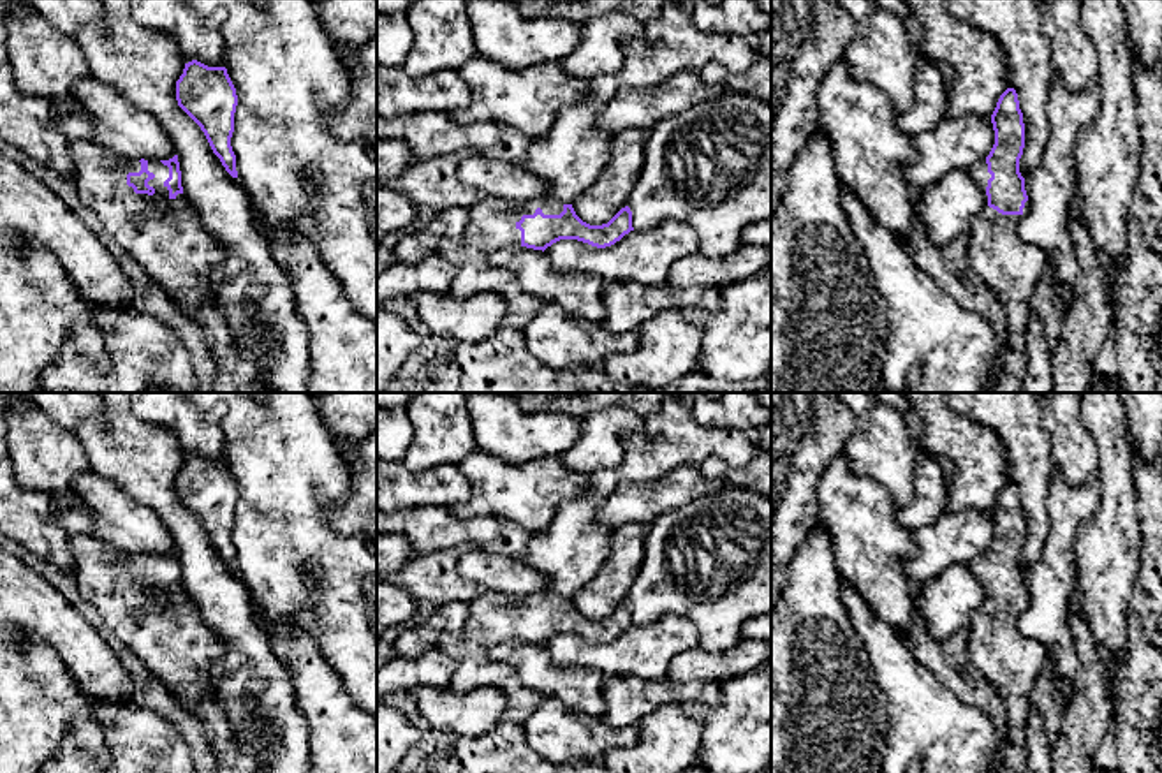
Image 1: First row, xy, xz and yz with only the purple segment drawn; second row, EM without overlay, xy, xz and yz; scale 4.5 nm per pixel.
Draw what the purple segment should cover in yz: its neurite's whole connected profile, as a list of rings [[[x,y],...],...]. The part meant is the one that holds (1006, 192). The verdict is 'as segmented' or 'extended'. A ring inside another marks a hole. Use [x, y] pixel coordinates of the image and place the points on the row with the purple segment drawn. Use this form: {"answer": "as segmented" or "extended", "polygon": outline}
{"answer": "extended", "polygon": [[[1007,88],[991,114],[995,144],[989,155],[970,169],[975,185],[982,192],[982,208],[974,217],[968,229],[968,257],[972,271],[984,280],[1005,312],[1007,320],[1007,352],[1000,357],[1000,372],[991,393],[1018,393],[1028,364],[1028,352],[1023,336],[1032,315],[1030,299],[1048,264],[1048,254],[1018,236],[1018,225],[1028,213],[1028,195],[1025,178],[1019,173],[1019,158],[1025,148],[1025,123],[1019,109],[1018,93]]]}

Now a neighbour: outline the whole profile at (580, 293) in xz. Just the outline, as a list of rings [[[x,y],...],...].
[[[514,245],[495,252],[489,262],[511,273],[542,305],[556,303],[570,313],[599,324],[606,319],[602,299],[606,280],[599,275],[562,271],[542,250]]]

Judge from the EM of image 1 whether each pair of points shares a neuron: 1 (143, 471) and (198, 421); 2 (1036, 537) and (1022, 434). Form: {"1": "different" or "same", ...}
{"1": "different", "2": "same"}

